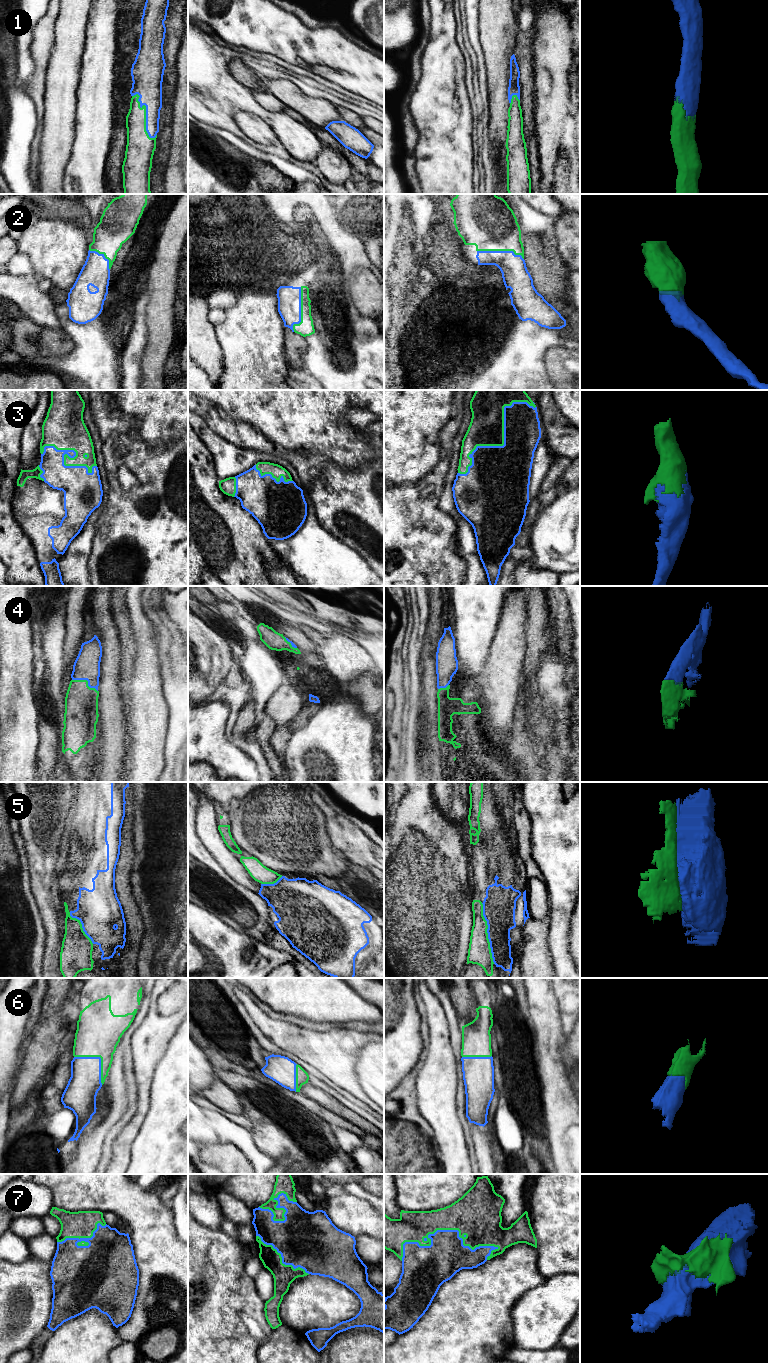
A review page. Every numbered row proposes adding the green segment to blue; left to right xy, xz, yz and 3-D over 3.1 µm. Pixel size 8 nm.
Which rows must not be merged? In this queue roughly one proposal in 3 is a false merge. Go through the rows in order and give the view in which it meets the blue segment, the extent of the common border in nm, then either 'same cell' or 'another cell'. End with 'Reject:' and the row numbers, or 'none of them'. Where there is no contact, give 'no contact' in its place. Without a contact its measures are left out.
1: contact in xy; length 400 nm; same cell
2: contact in xz; length 360 nm; same cell
3: contact in yz; length 800 nm; same cell
4: contact in xy; length 220 nm; same cell
5: contact in yz; length 500 nm; another cell
6: contact in xy; length 320 nm; same cell
7: contact in yz; length 800 nm; same cell
Reject: 5

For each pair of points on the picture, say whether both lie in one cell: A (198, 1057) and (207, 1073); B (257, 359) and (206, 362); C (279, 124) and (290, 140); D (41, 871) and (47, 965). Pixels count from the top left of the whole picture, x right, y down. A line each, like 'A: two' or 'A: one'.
A: one
B: two
C: one
D: one

